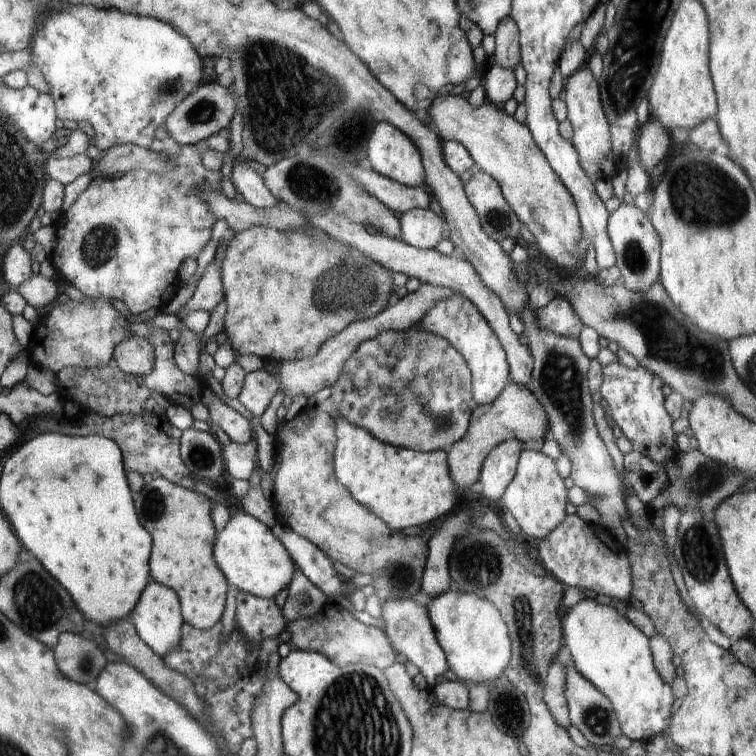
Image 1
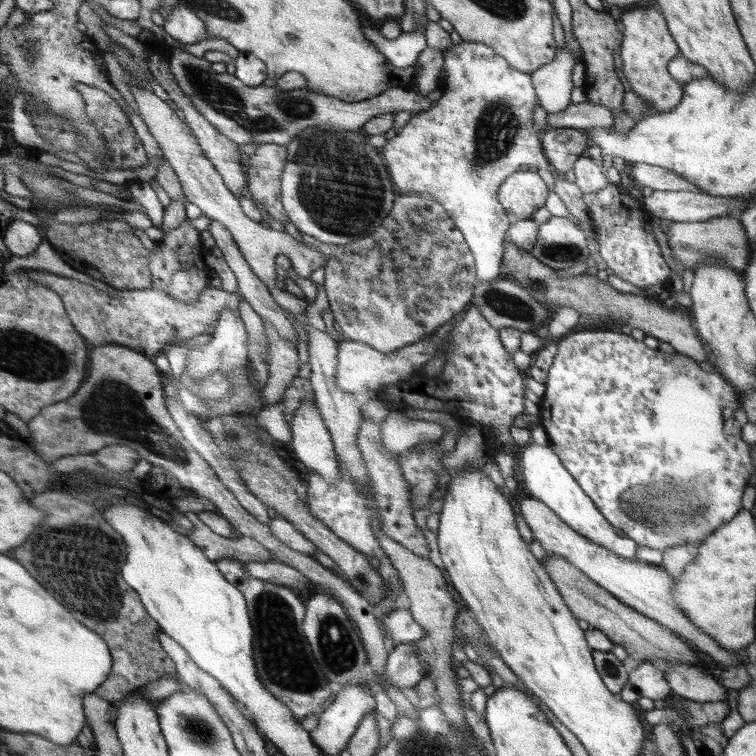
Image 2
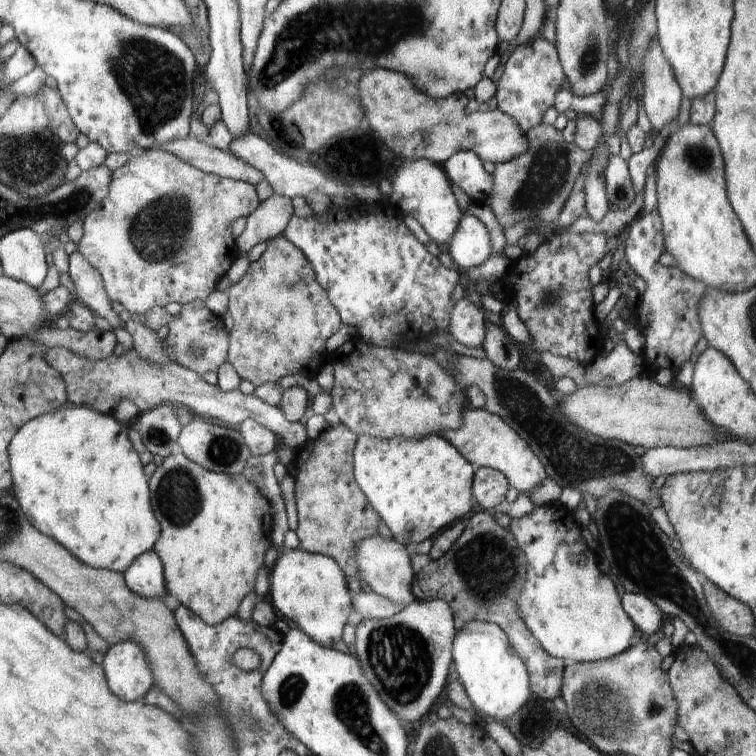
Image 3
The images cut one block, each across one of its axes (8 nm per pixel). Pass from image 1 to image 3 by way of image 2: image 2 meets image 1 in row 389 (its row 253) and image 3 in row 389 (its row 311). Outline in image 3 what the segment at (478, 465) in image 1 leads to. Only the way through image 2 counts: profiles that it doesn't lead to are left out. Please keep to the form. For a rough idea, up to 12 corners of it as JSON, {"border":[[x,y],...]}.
{"border":[[637,376],[558,395],[582,430],[632,446],[734,438],[689,389]]}

